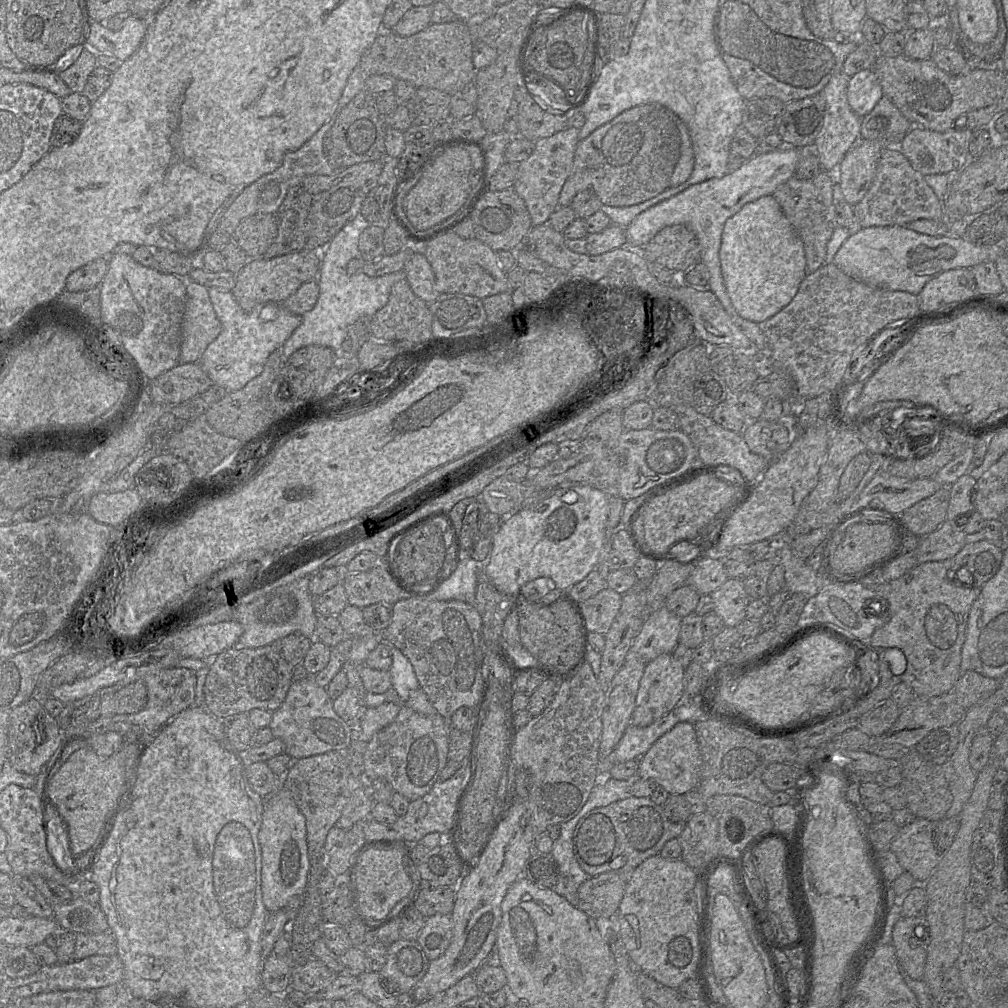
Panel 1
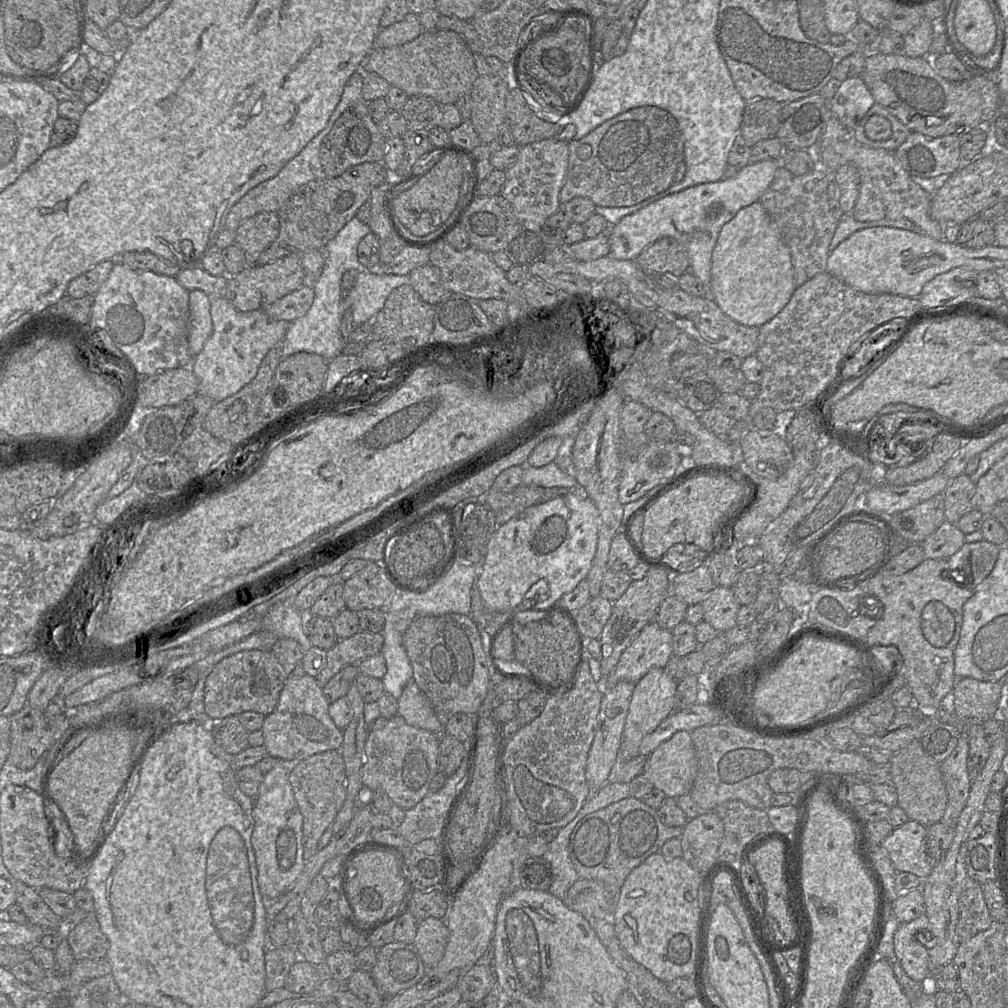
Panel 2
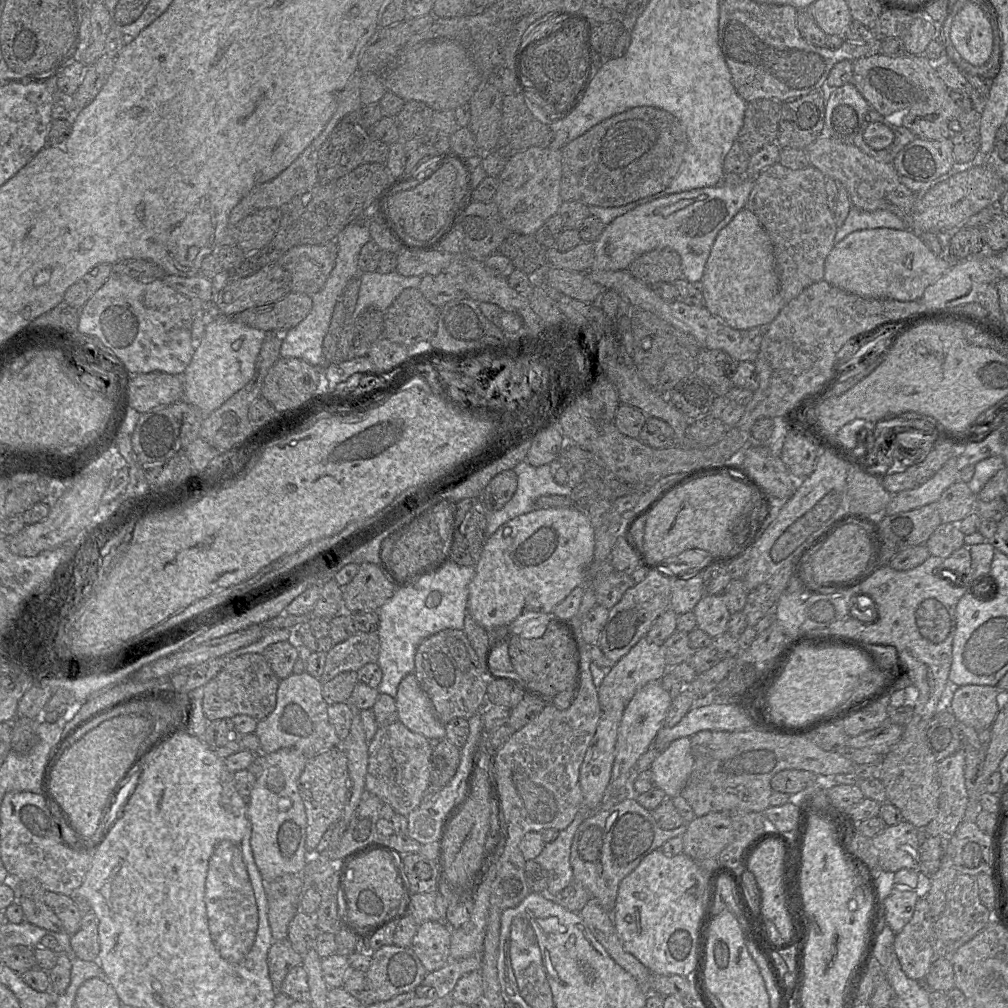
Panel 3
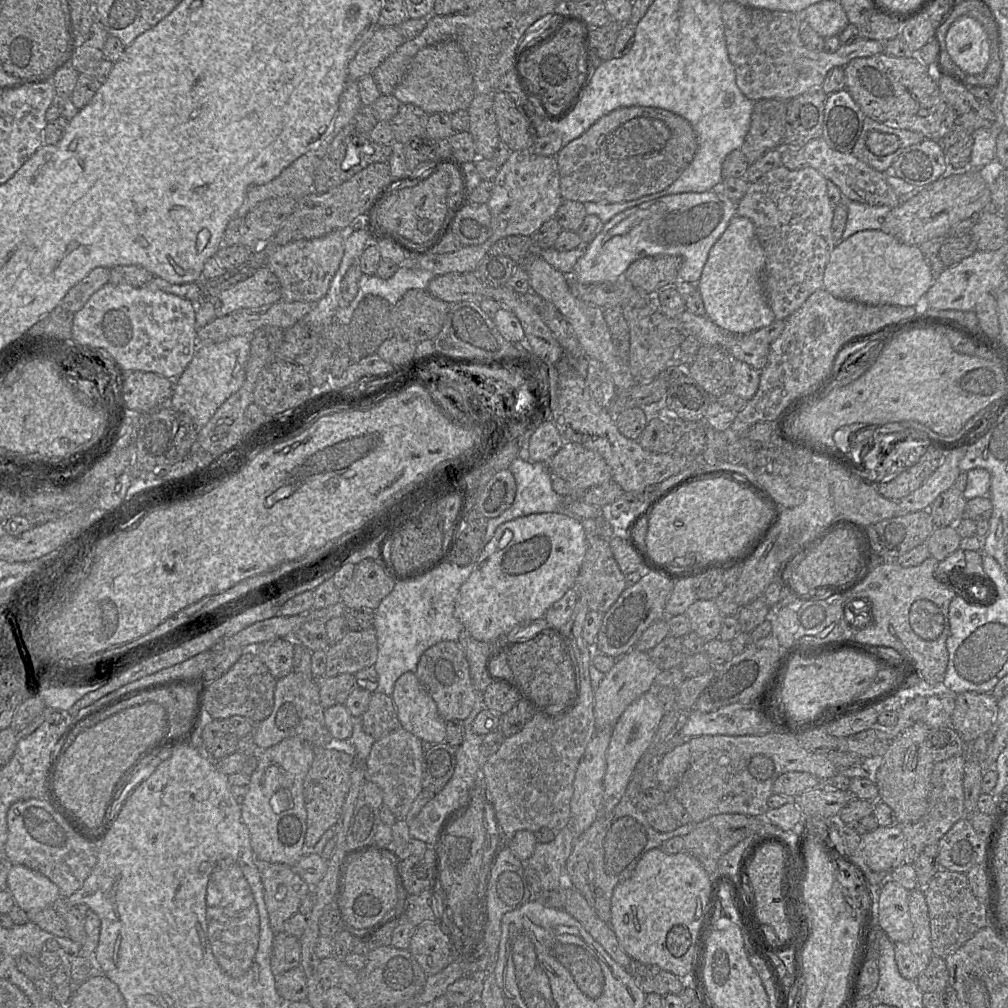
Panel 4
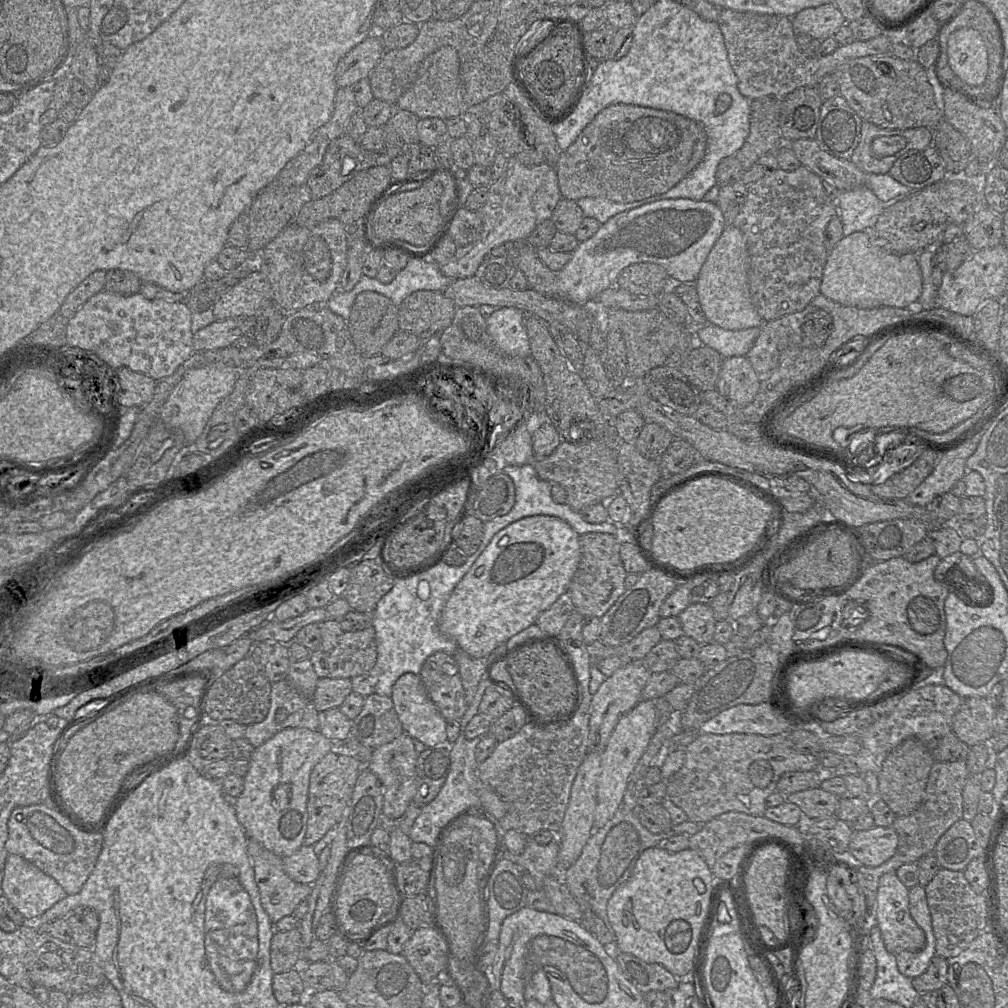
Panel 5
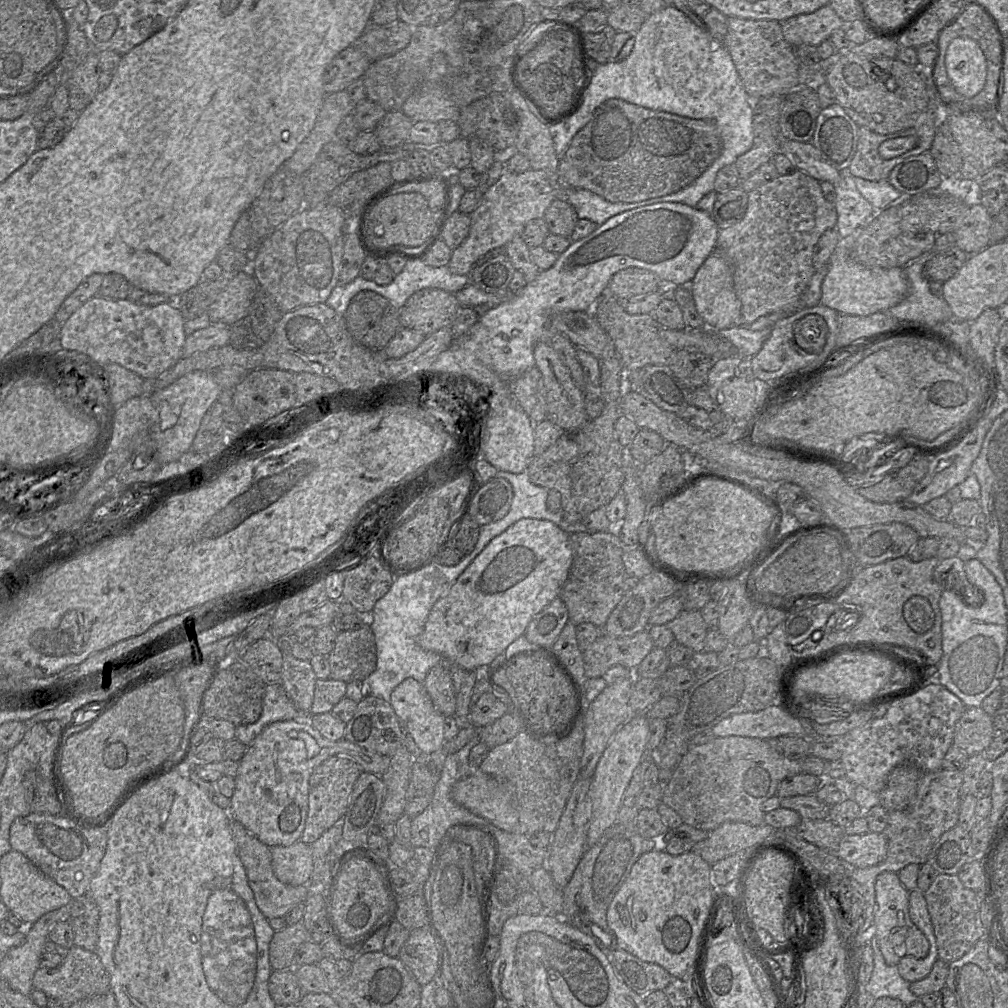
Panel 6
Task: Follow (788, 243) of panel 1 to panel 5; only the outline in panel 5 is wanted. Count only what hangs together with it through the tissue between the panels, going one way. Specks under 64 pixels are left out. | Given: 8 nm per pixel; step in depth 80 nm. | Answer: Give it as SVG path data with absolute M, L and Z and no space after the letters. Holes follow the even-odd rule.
M727 225L695 281L699 302L709 324L726 330L742 330L764 324L751 300L748 270L749 253L745 237L734 225Z

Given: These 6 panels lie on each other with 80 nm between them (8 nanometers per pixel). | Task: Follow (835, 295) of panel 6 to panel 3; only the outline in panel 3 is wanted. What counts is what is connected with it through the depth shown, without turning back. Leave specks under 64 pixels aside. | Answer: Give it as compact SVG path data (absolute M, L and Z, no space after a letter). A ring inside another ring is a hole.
M864 229L848 234L834 245L824 263L823 280L866 298L914 301L920 300L924 290L945 274L954 261L935 255L910 230Z

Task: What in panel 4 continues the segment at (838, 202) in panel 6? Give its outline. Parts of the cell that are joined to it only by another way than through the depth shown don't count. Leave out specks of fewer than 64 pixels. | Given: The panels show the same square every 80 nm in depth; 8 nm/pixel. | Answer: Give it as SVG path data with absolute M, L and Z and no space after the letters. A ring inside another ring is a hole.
M846 200L847 220L841 239L845 240L856 232L864 230L881 230L882 224L891 208L888 206L871 206Z

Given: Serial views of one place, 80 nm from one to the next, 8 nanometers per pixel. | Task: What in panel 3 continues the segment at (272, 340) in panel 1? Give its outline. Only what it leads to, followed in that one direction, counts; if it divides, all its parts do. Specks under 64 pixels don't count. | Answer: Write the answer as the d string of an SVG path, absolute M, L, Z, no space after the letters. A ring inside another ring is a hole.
M218 314L206 327L195 344L195 351L182 377L183 398L209 415L253 377L255 363L266 332L238 320Z

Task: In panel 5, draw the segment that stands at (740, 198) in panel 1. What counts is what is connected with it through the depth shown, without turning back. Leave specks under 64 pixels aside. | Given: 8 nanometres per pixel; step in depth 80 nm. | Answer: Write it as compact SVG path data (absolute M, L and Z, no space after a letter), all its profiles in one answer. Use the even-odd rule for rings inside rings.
M664 199L619 213L602 224L591 238L579 243L571 253L569 262L559 272L554 272L558 280L558 296L555 297L599 311L594 305L595 297L614 287L623 269L642 262L661 265L671 278L682 283L695 283L709 252L724 229L725 219L718 205L704 200Z

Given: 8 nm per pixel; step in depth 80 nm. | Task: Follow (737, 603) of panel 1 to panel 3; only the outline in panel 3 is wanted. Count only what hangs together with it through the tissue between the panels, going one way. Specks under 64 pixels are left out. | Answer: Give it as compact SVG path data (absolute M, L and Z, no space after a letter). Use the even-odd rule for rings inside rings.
M704 595L692 611L697 620L697 628L712 639L727 632L731 616L723 595Z

